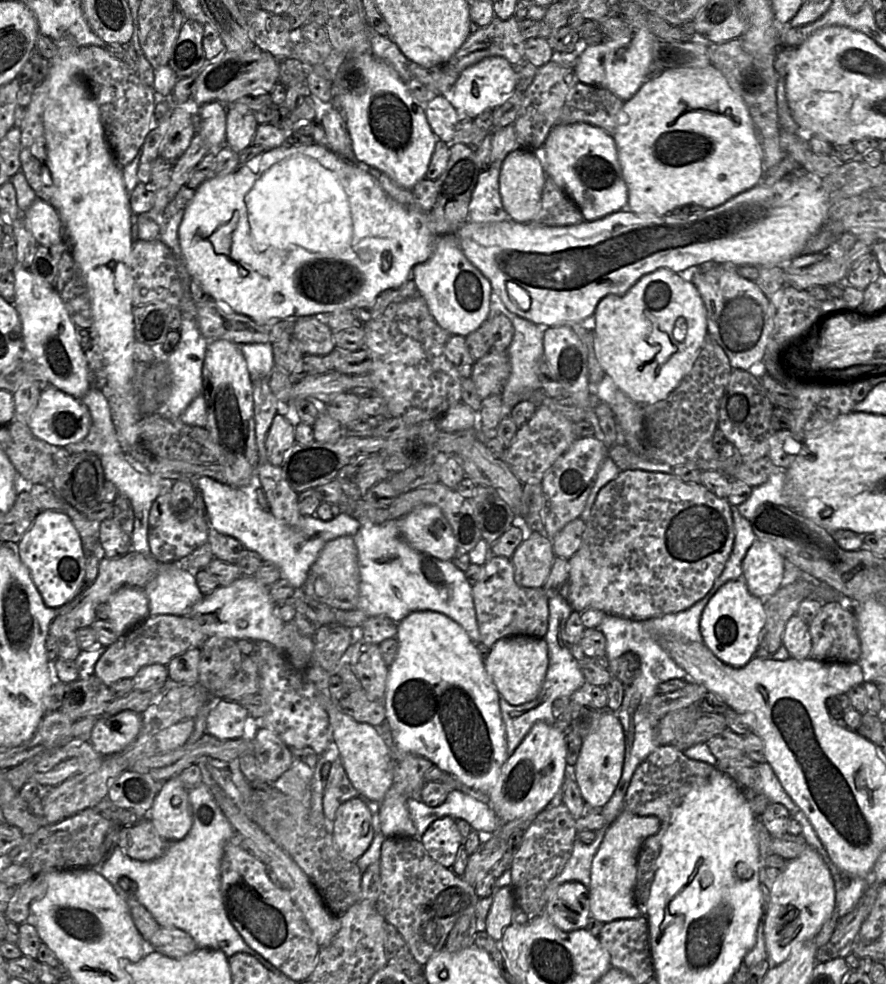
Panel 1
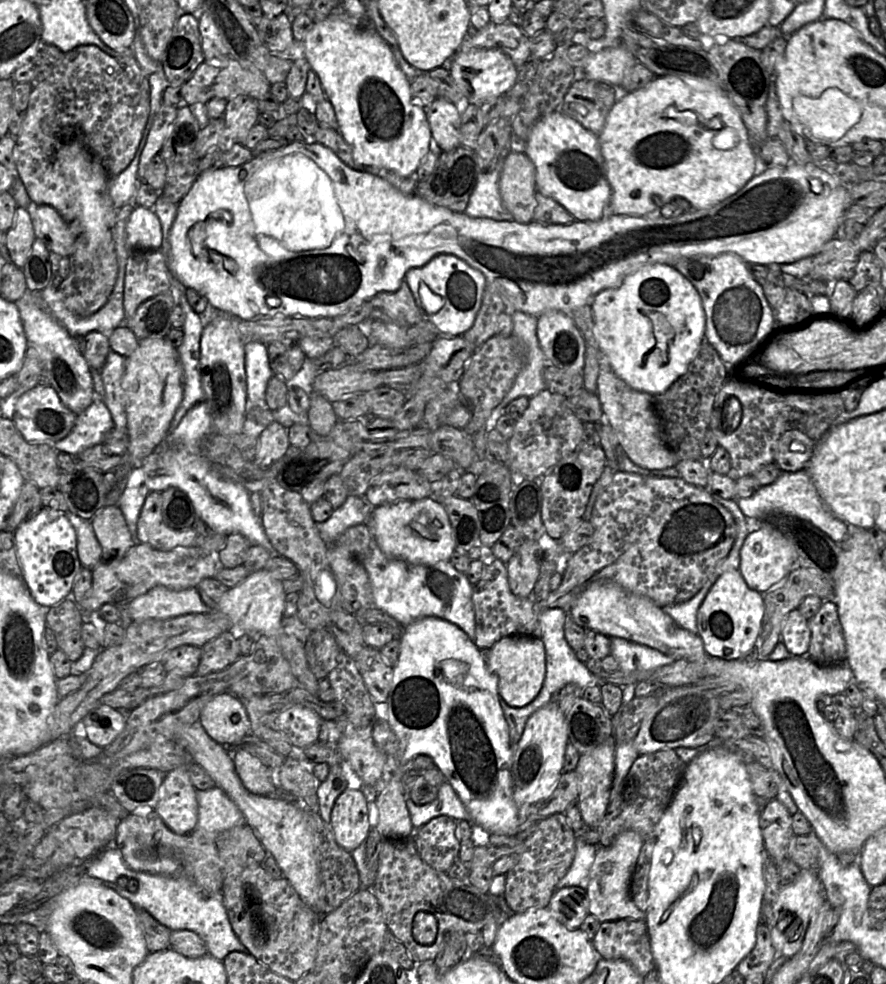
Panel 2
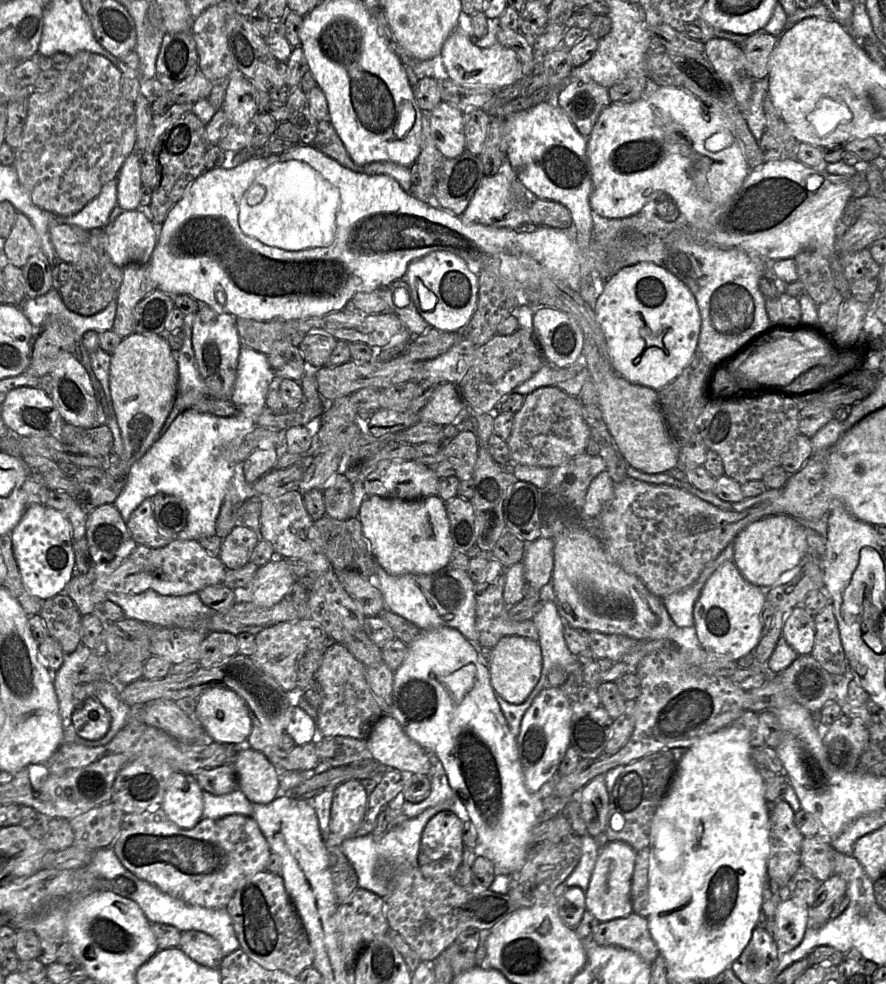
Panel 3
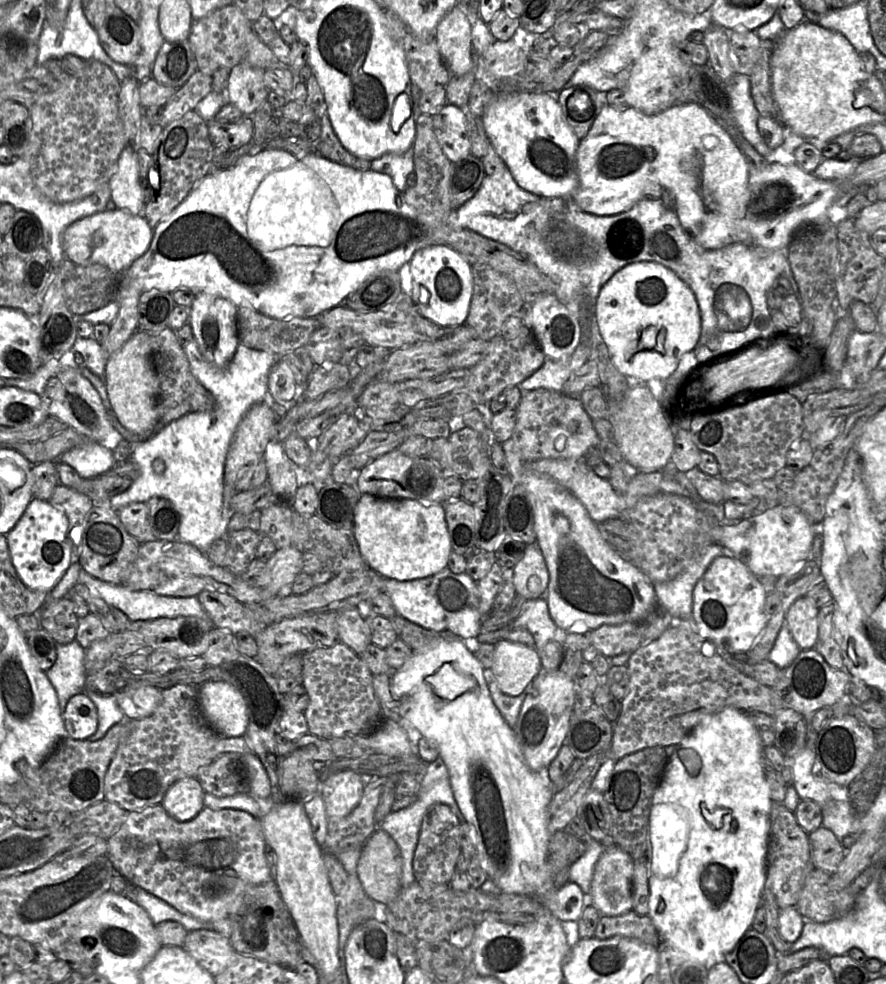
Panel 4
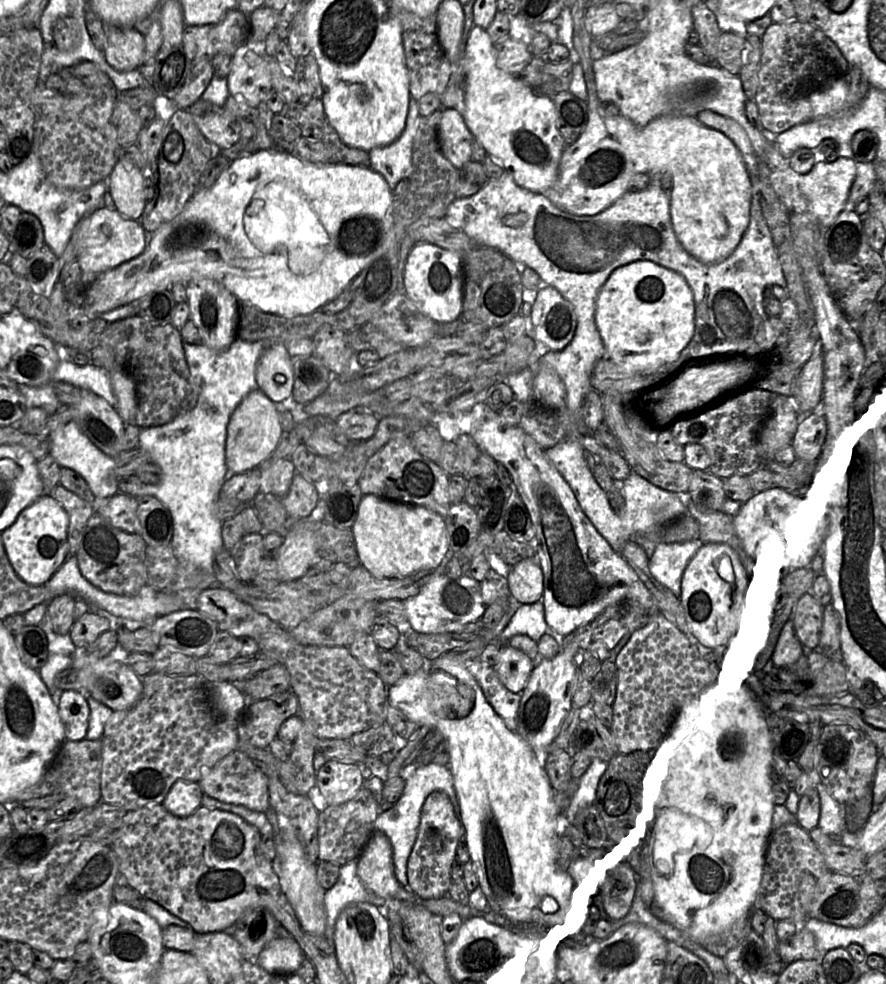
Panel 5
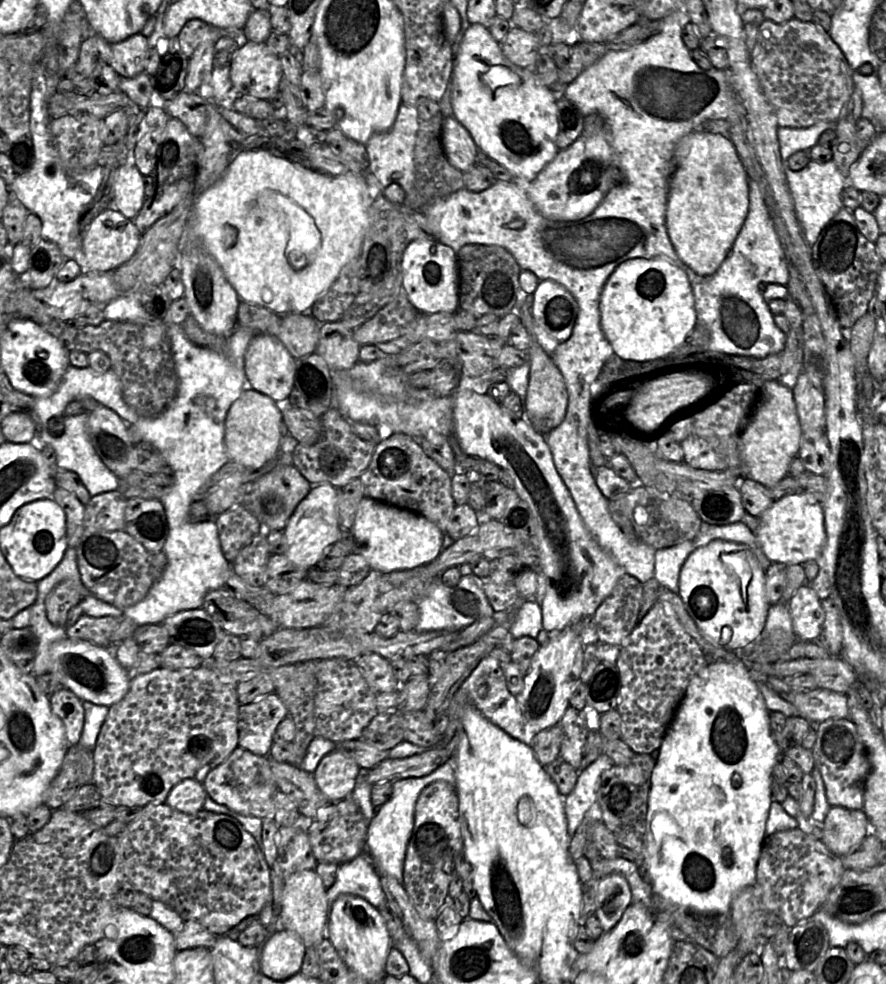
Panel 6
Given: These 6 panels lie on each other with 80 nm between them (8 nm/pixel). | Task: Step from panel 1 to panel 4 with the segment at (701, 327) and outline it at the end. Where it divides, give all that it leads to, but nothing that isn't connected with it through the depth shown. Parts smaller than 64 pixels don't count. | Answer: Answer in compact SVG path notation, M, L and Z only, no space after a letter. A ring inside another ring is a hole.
M651 261L635 262L618 270L601 288L594 305L594 315L599 333L608 349L610 358L617 370L632 382L659 383L657 389L664 387L664 381L677 369L682 357L694 350L701 332L701 316L697 299L688 287L672 270Z

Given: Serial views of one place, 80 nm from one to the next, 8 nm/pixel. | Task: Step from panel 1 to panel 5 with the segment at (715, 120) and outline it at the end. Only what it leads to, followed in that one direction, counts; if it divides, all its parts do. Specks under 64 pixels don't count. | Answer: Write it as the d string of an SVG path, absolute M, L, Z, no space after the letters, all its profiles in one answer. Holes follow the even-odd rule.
M589 97L588 101L588 122L580 135L579 139L570 146L566 146L561 159L557 178L551 188L549 188L544 195L556 206L563 210L578 216L594 216L618 200L625 193L630 191L630 183L632 179L638 174L651 174L651 173L670 173L672 177L672 189L670 192L670 215L672 226L675 235L684 249L694 256L699 261L706 264L714 264L725 260L731 255L735 248L740 243L744 233L747 230L750 218L750 204L751 204L751 185L748 176L745 162L735 146L735 144L722 132L709 128L703 125L696 117L685 116L661 116L655 118L645 126L638 126L633 123L629 118L621 113L612 115L608 110L604 110L602 101L599 99L592 99Z

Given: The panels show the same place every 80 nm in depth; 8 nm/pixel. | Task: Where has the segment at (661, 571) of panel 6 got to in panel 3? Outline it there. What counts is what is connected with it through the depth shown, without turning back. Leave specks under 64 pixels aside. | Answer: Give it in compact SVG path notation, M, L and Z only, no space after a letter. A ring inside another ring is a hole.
M731 543L715 560L707 564L698 580L691 587L682 592L666 596L662 599L665 608L676 626L694 626L694 605L706 581L720 565L726 561L732 561L733 559L734 547L733 543Z

